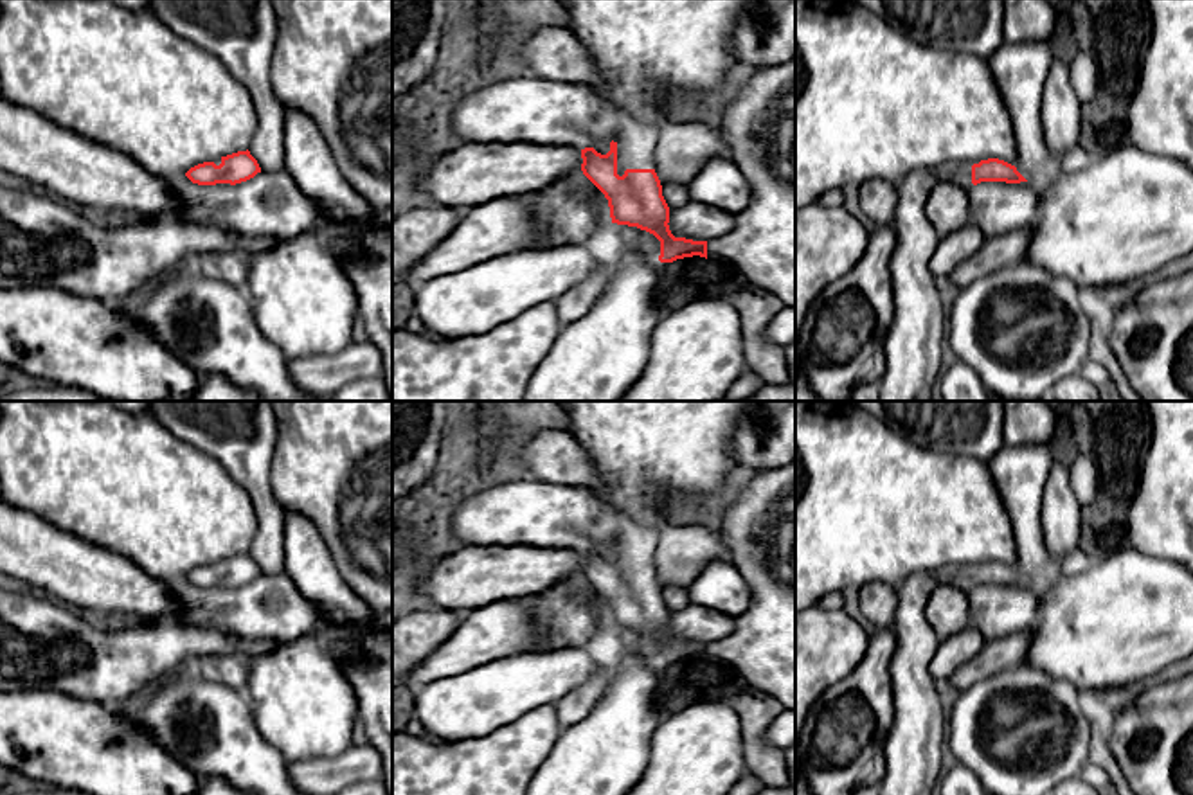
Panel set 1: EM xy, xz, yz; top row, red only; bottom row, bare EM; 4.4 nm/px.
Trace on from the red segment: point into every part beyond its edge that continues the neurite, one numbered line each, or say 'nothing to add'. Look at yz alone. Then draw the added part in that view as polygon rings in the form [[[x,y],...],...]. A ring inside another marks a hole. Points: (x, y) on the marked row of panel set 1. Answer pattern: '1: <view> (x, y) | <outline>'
1: yz (913, 348) | [[[952,160],[909,171],[896,182],[891,257],[894,322],[887,335],[887,369],[878,401],[932,401],[932,383],[941,365],[945,309],[930,273],[939,237],[925,218],[925,200],[941,182],[970,189],[972,165],[981,160]]]

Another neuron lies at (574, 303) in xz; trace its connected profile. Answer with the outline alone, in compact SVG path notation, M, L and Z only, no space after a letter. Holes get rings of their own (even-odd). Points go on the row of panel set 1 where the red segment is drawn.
M605 259L599 268L579 284L563 291L556 300L560 326L579 320L601 297L612 277L612 261Z

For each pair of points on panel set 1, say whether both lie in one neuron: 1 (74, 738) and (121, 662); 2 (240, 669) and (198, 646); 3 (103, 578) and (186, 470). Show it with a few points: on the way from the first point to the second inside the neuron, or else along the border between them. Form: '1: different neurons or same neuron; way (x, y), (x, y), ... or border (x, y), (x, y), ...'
1: different neurons; border (56, 689), (107, 704)
2: different neurons; border (249, 655), (213, 653), (200, 657), (191, 666)
3: different neurons; border (80, 538), (123, 554), (155, 578)

